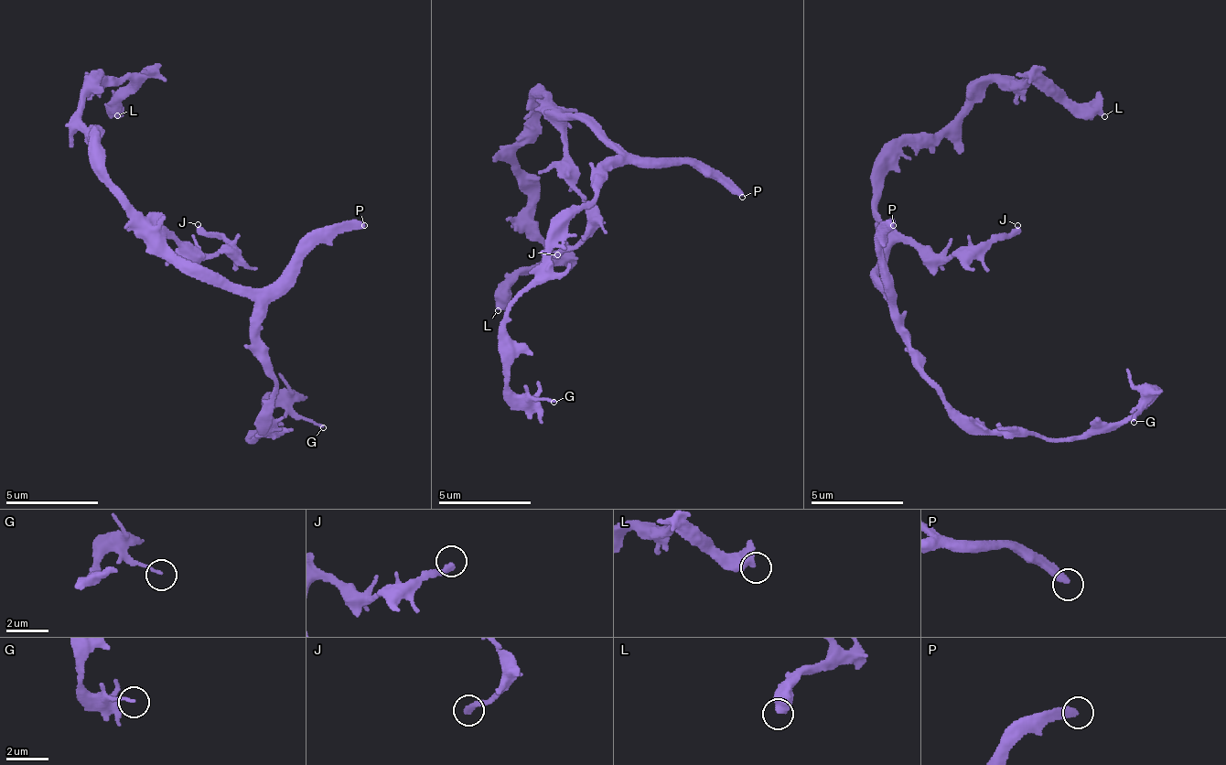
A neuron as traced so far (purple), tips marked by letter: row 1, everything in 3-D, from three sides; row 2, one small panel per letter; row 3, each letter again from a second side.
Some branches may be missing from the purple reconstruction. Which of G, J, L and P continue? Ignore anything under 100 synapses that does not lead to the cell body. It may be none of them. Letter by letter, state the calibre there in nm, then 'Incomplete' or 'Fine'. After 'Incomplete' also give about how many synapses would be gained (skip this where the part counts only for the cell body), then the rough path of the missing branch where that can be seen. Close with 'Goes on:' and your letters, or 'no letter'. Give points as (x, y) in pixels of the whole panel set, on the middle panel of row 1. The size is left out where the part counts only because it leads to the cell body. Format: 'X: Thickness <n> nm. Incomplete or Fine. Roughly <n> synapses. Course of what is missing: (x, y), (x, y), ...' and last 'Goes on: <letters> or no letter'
G: Thickness 110 nm. Fine
J: Thickness 260 nm. Fine
L: Thickness 400 nm. Fine
P: Thickness 400 nm. Incomplete. Roughly 250 synapses
Goes on: P

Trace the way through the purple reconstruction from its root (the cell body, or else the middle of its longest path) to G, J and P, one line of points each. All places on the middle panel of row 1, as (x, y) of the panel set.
G: (602, 127), (616, 158), (597, 176), (594, 198), (548, 243), (548, 272), (510, 309), (511, 389), (553, 402)
J: (602, 127), (579, 118), (563, 123), (586, 231), (578, 244), (562, 245), (557, 254)
P: (602, 127), (623, 149), (643, 158), (688, 159), (700, 168), (715, 173), (742, 197)

